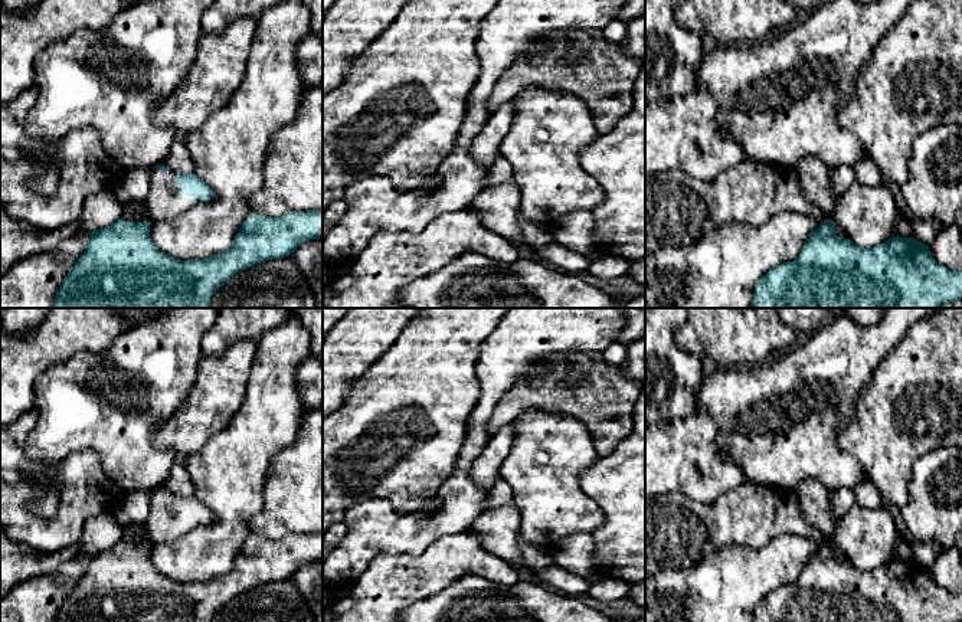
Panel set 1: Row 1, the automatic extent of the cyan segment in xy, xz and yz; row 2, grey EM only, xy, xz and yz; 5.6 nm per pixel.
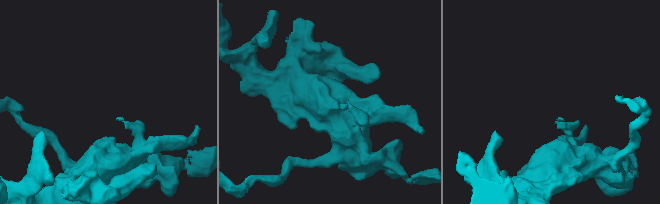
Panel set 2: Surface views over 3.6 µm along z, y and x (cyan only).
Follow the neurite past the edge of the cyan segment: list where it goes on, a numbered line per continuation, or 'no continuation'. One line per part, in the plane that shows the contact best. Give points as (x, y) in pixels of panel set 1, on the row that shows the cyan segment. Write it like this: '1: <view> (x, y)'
1: xy (163, 200)

